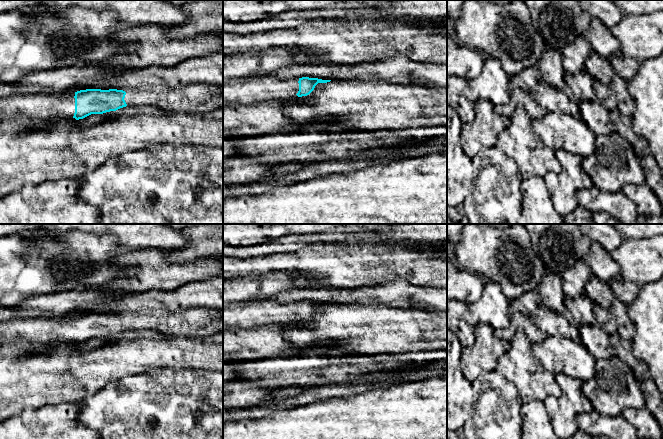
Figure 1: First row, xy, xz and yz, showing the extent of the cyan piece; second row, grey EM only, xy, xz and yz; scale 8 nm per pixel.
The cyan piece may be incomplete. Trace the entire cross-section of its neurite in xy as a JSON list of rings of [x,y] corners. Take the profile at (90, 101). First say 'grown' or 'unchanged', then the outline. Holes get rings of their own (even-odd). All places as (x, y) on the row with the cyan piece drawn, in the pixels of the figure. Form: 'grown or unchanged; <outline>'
grown; [[[191,84],[184,88],[142,85],[125,90],[86,89],[75,93],[34,93],[0,99],[0,117],[47,121],[56,117],[83,119],[126,106],[150,105],[163,111],[201,113],[223,107],[223,88]]]

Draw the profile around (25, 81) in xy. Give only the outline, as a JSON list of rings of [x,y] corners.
[[[93,64],[83,67],[58,68],[50,72],[30,73],[14,84],[0,83],[0,99],[13,95],[34,93],[65,93],[79,84],[88,85],[105,78],[112,78],[121,70]]]

